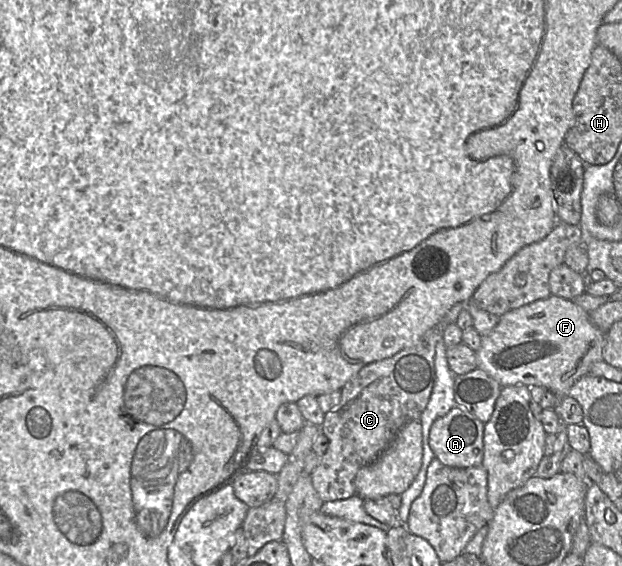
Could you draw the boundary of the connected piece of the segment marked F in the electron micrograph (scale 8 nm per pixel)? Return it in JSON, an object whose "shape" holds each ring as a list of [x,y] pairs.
{"shape":[[[549,297],[512,309],[500,316],[496,326],[485,336],[477,355],[477,367],[501,387],[540,386],[559,399],[591,367],[603,360],[606,333],[590,319],[589,313],[571,299]]]}

